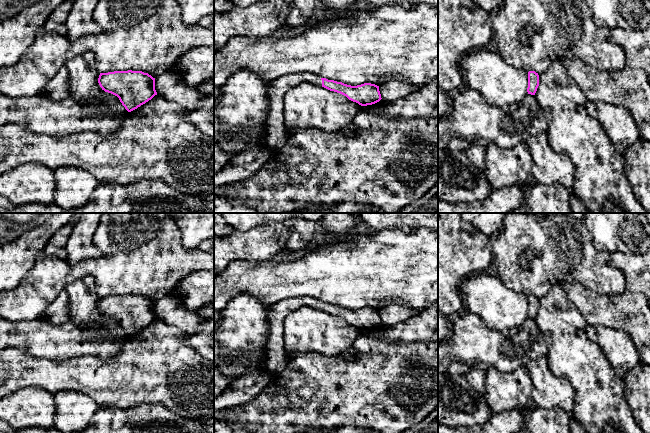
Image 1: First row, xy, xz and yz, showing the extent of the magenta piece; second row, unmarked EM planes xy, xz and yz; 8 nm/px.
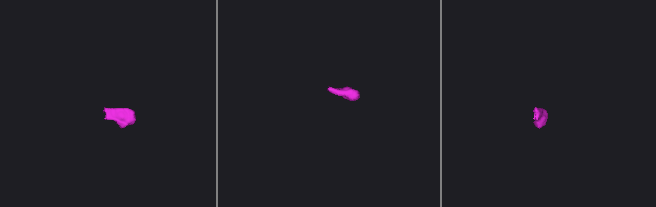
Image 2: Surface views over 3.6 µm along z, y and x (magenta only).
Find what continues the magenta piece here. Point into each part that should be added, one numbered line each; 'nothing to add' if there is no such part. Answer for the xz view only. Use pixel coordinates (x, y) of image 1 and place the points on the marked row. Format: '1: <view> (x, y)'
1: xz (276, 135)

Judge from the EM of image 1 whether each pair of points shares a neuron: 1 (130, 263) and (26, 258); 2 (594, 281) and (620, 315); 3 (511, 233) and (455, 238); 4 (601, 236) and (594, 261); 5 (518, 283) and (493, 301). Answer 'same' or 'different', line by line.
1: different
2: different
3: different
4: different
5: different

